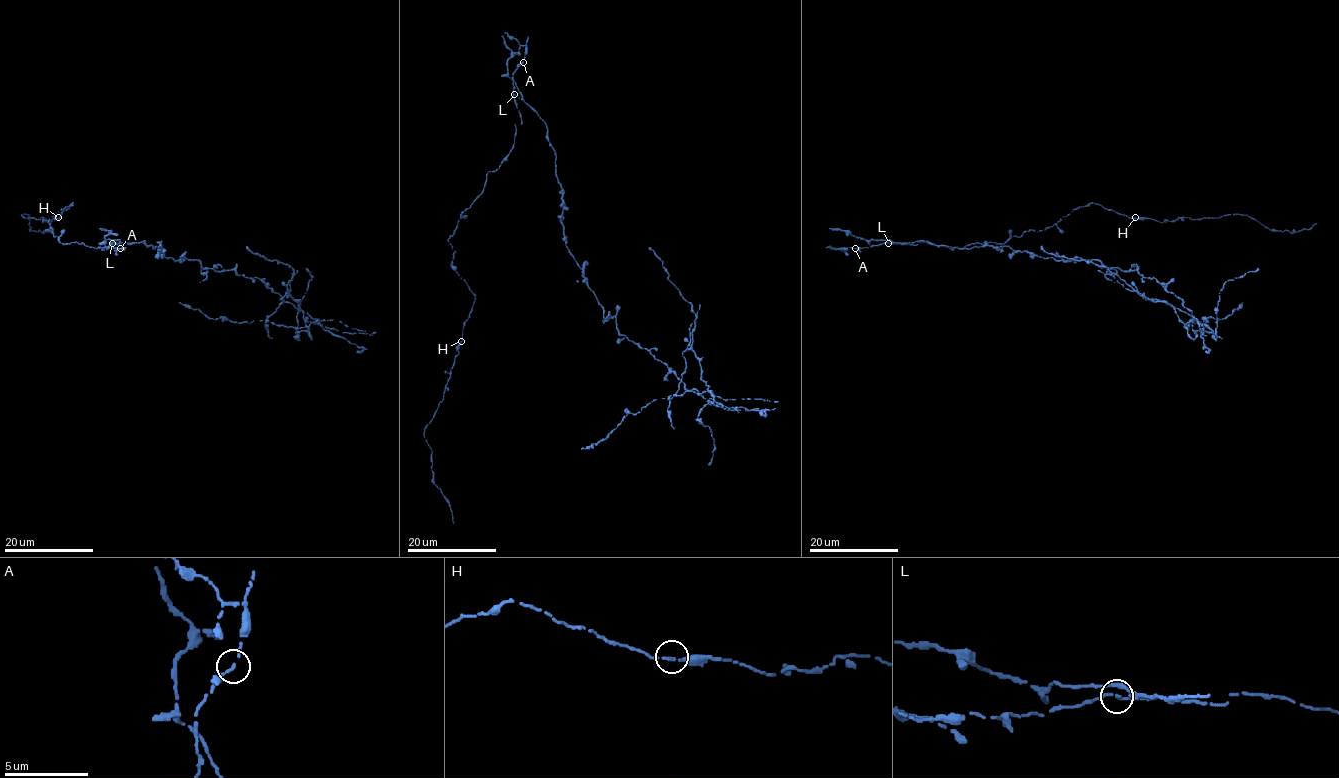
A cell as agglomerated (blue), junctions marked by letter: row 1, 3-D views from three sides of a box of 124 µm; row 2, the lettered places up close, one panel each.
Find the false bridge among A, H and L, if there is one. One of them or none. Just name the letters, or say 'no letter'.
L

